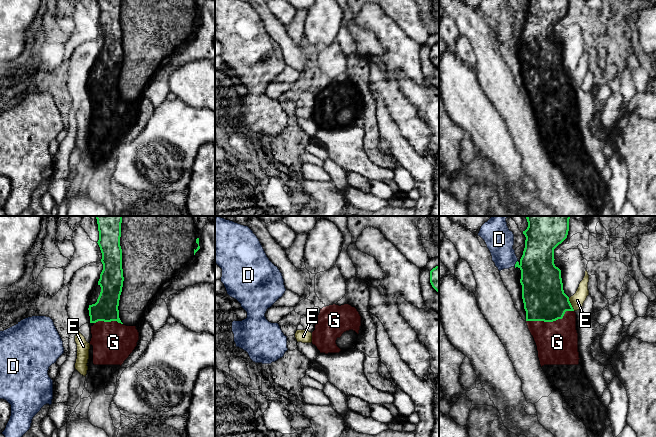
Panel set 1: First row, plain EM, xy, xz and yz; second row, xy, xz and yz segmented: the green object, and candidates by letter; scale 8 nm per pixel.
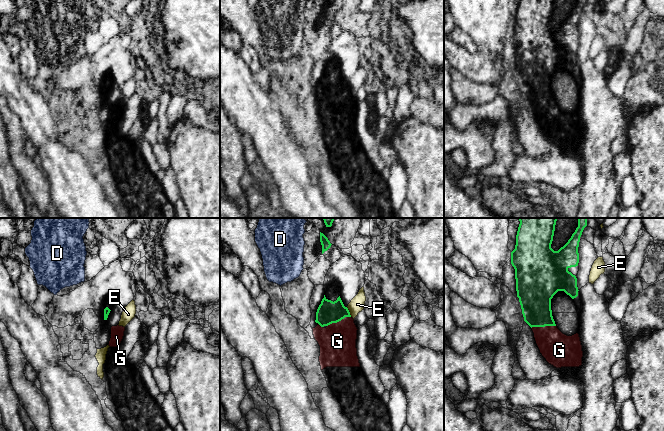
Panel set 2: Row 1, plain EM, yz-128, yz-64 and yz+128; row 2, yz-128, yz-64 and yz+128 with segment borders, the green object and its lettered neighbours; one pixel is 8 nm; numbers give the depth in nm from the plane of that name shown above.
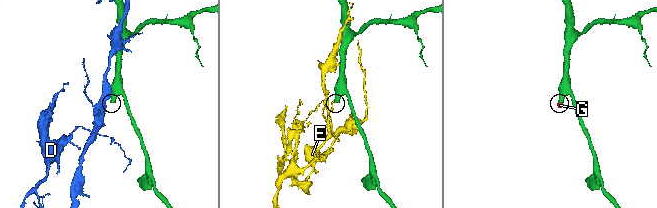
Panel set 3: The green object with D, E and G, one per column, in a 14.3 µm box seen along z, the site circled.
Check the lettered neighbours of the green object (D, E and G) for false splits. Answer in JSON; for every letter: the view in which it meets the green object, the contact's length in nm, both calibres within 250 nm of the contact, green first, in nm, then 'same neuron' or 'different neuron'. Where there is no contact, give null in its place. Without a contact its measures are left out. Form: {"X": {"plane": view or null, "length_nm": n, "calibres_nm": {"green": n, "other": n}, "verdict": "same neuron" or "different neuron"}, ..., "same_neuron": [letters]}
{"D": {"plane": "yz", "length_nm": 60, "calibres_nm": {"green": 320, "other": 220}, "verdict": "different neuron"}, "E": {"plane": "yz", "length_nm": 120, "calibres_nm": {"green": 340, "other": 110}, "verdict": "different neuron"}, "G": {"plane": "yz", "length_nm": 400, "calibres_nm": {"green": 340, "other": 340}, "verdict": "same neuron"}, "same_neuron": ["G"]}

